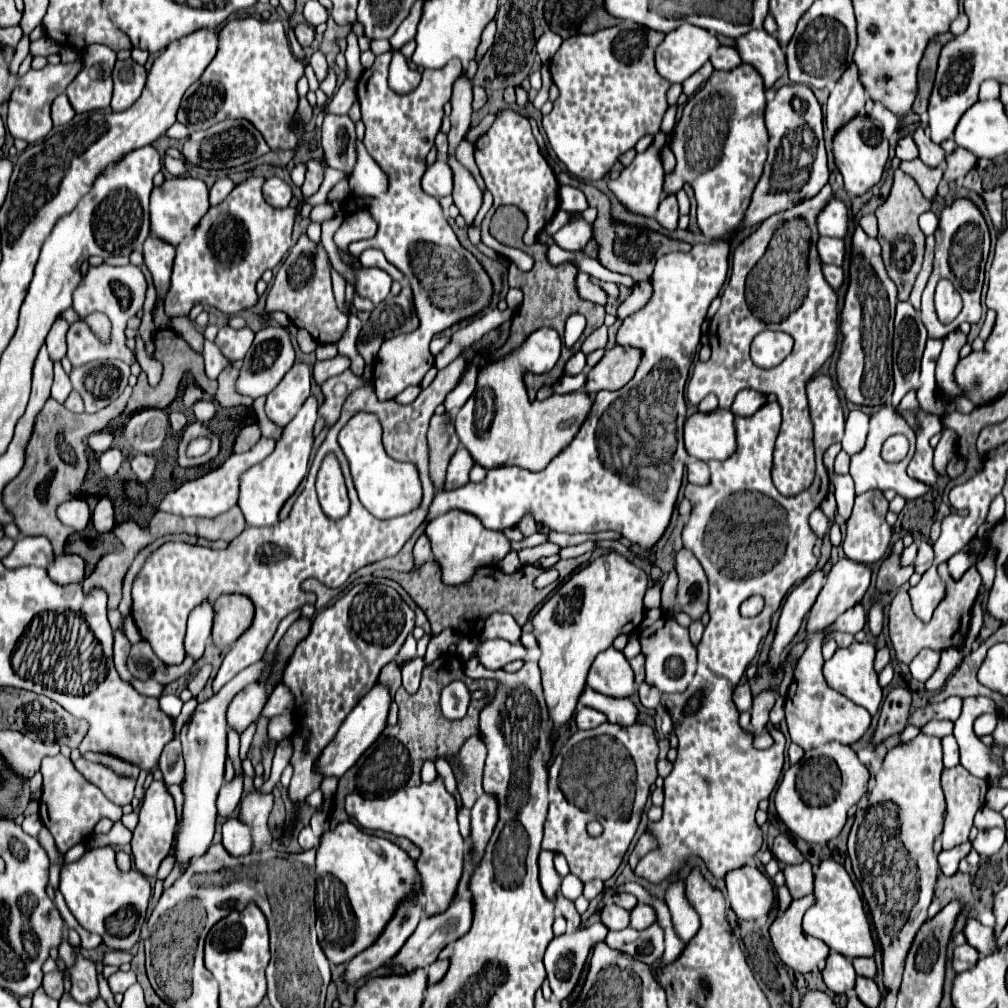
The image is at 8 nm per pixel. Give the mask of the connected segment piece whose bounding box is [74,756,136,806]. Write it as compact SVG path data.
M82 756L74 762L74 766L84 778L88 778L92 784L96 784L106 794L106 798L112 800L114 804L126 806L132 802L134 786L136 786L134 778L122 778L114 770L110 770L108 766L88 762Z

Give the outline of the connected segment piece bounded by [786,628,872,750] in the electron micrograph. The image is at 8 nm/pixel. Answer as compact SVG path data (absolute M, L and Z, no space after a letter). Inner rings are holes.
M828 628L808 632L806 634L806 650L798 660L796 672L794 672L794 682L788 688L786 694L786 722L788 722L788 732L794 744L798 744L804 750L812 750L824 742L836 740L840 744L854 744L864 736L864 732L870 726L872 716L868 714L866 708L854 704L840 692L828 688L824 674L822 674L822 654L820 646L822 640L826 638Z

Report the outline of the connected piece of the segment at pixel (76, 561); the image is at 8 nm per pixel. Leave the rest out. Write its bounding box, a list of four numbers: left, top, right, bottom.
[48,554,84,584]

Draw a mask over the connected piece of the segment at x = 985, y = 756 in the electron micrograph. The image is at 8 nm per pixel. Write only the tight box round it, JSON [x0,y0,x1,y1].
[954,712,1006,780]

